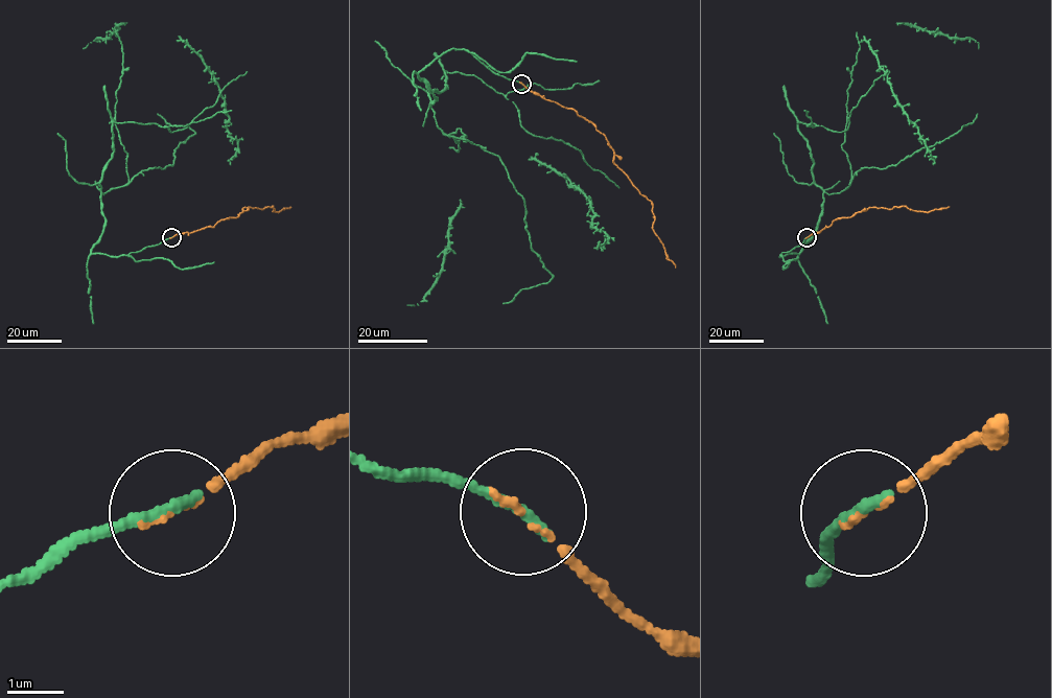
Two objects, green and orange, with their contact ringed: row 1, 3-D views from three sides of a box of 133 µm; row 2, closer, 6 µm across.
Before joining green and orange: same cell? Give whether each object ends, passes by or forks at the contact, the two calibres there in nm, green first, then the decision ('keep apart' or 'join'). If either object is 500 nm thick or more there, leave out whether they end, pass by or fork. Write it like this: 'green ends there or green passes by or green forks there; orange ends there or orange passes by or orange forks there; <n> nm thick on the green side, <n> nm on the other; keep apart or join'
green ends there; orange ends there; 240 nm thick on the green side, 90 nm on the other; join

